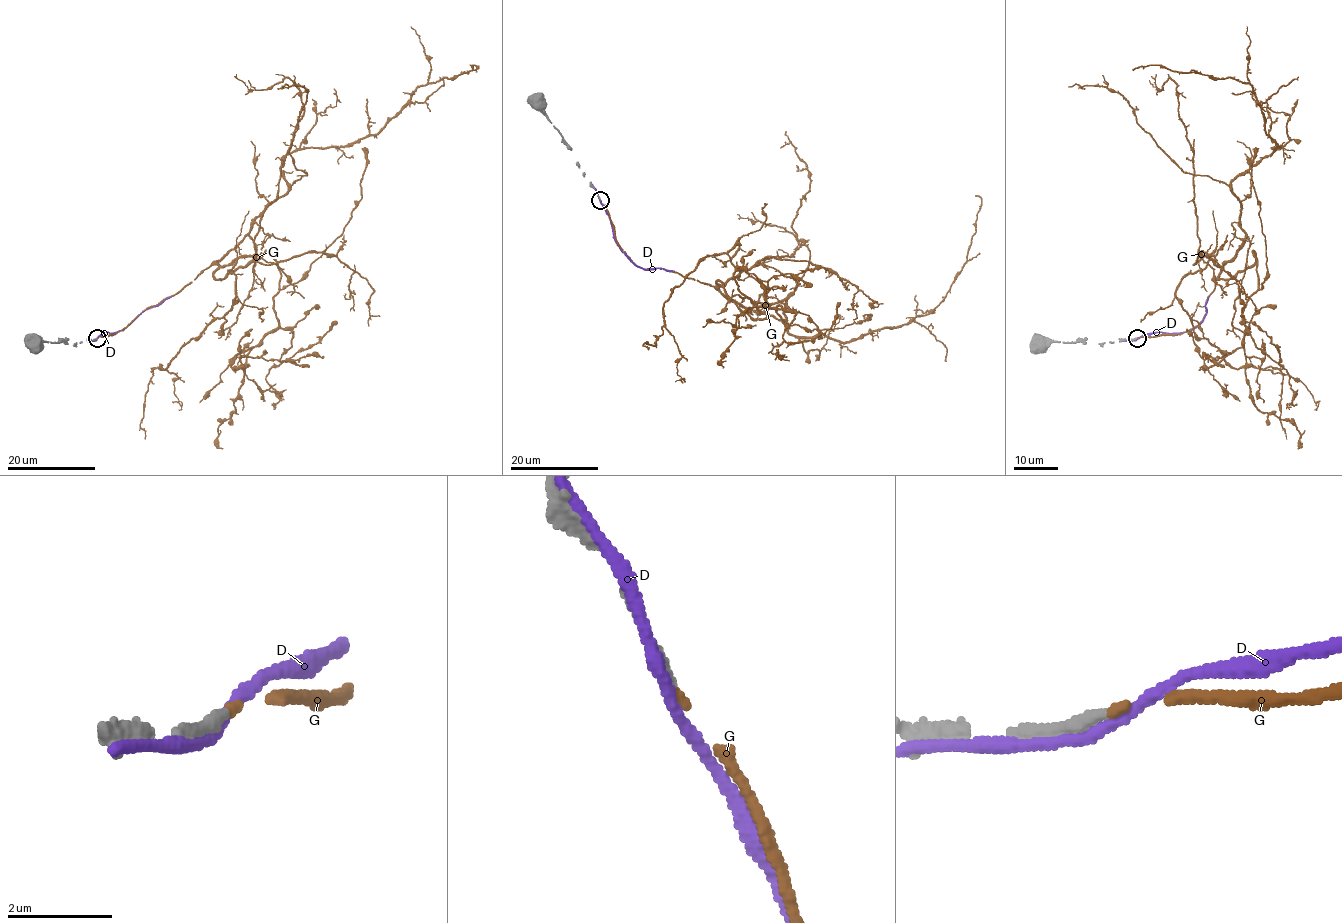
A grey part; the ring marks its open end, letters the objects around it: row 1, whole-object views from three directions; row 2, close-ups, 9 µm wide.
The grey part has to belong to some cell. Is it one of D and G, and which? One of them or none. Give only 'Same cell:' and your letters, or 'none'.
Same cell: G

